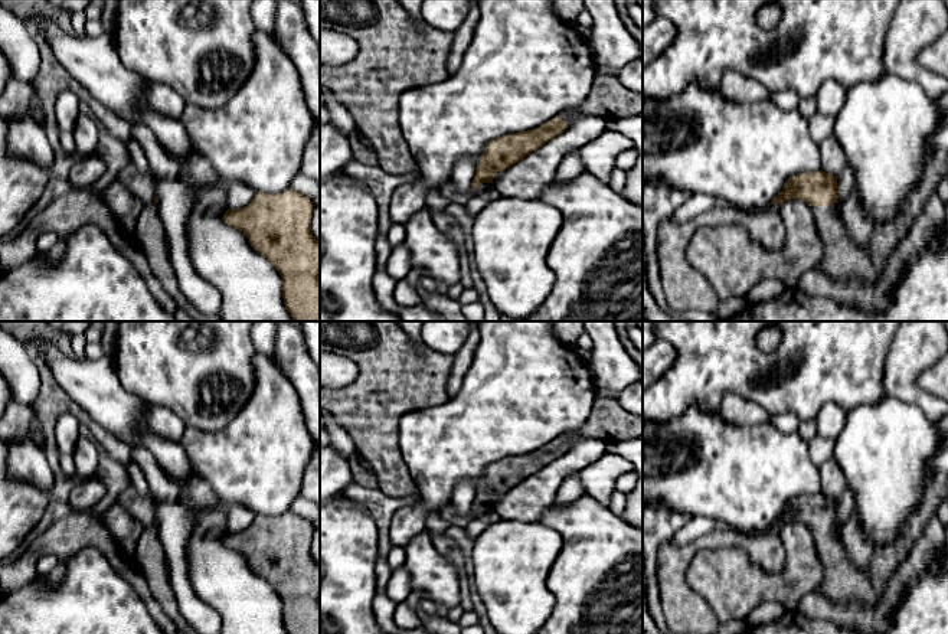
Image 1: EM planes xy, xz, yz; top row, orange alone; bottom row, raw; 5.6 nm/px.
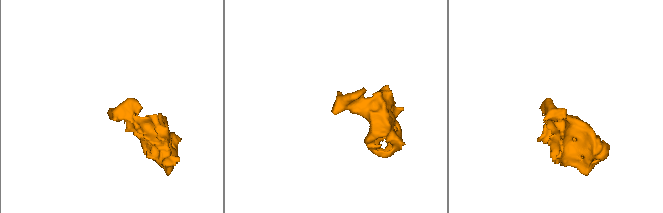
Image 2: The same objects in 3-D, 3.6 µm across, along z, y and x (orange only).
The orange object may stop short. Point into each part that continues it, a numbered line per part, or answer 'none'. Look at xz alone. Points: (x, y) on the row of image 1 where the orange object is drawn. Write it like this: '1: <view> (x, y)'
1: xz (608, 98)

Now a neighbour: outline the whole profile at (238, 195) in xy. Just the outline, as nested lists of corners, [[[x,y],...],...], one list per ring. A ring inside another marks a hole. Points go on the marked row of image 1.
[[[229,182],[226,183],[226,203],[228,209],[242,209],[254,197],[255,192],[243,183]]]

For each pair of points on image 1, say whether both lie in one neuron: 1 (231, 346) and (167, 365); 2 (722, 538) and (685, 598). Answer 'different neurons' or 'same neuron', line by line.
1: same neuron
2: same neuron

